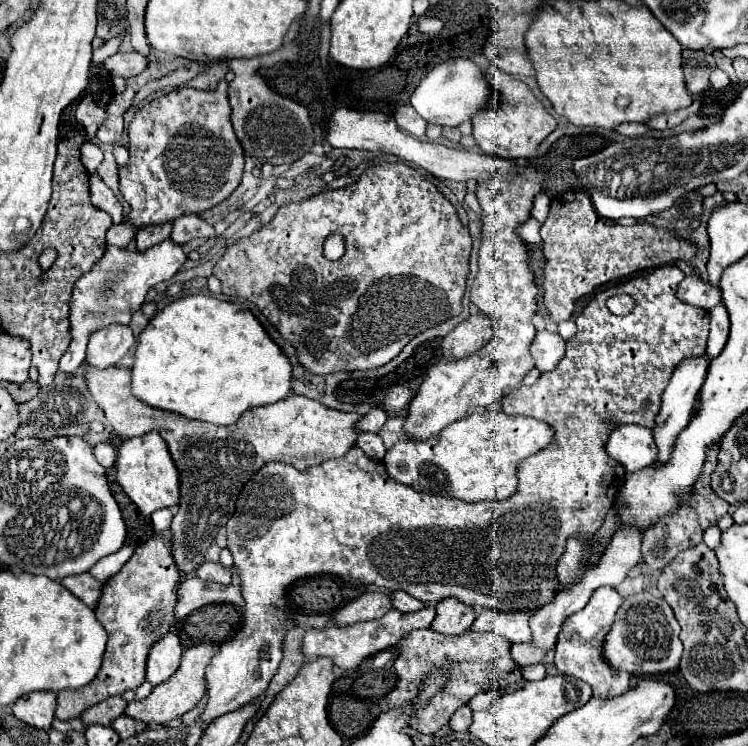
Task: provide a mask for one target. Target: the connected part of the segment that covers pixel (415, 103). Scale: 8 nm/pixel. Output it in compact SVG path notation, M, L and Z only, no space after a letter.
M467 58L447 60L439 66L435 66L421 80L421 84L411 94L411 106L425 122L439 124L439 126L459 126L461 122L471 120L471 116L477 114L479 110L483 110L487 106L487 100L493 98L487 78L483 78L483 76L485 76L485 72L481 72Z

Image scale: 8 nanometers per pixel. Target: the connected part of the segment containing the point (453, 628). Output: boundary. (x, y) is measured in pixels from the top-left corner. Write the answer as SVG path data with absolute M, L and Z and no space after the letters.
M453 598L439 602L435 608L437 608L437 616L435 616L431 628L441 634L453 634L453 636L463 634L471 628L471 624L475 620L473 608L459 604Z

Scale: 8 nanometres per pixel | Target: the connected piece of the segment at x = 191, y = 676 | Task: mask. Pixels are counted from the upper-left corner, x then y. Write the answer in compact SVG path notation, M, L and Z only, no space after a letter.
M197 644L197 646L187 648L183 652L183 656L181 656L181 664L179 664L177 672L169 680L165 680L159 686L155 686L153 692L147 698L129 702L125 714L131 716L131 718L143 720L149 726L159 726L159 724L165 724L165 722L169 722L173 718L179 718L185 712L189 712L191 708L195 708L197 702L207 694L205 668L207 668L207 664L211 662L211 658L215 656L217 650L219 650L217 644Z

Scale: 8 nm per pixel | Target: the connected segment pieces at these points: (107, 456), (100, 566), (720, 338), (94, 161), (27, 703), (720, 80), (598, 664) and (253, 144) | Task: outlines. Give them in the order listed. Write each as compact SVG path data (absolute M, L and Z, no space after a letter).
M97 444L95 458L103 468L111 468L115 464L115 450L109 444Z
M124 544L119 552L101 558L101 560L99 560L99 562L97 562L89 572L91 572L97 580L105 582L105 580L109 580L113 574L117 574L117 572L123 568L123 564L131 558L133 552L134 548L132 546Z
M719 304L711 310L711 330L709 330L709 342L707 342L707 358L713 360L721 354L723 346L727 344L729 336L729 314Z
M85 142L81 146L81 162L83 162L83 166L87 168L89 174L93 174L97 170L101 160L103 160L103 152L93 142Z
M47 690L31 692L13 704L13 714L19 720L27 722L29 726L49 730L55 718L55 704L57 704L55 692L47 692Z
M715 68L713 72L711 72L711 86L715 90L721 90L726 88L730 84L730 80L727 77L727 74L719 69Z
M609 586L597 588L583 610L565 618L557 644L555 644L555 662L565 662L565 674L587 682L593 688L593 696L603 698L603 700L625 694L631 686L631 674L611 670L611 666L607 662L603 662L603 658L601 658L601 644L613 624L615 612L621 606L621 602L623 602L623 598L619 596L617 590L613 590Z
M259 58L229 60L231 72L235 74L235 78L229 82L229 88L227 88L227 96L233 108L233 114L231 114L233 130L245 154L255 158L259 164L295 162L303 154L307 154L313 146L313 128L309 122L309 112L303 104L297 104L291 98L285 98L273 92L255 70L259 68L259 64L261 64Z

